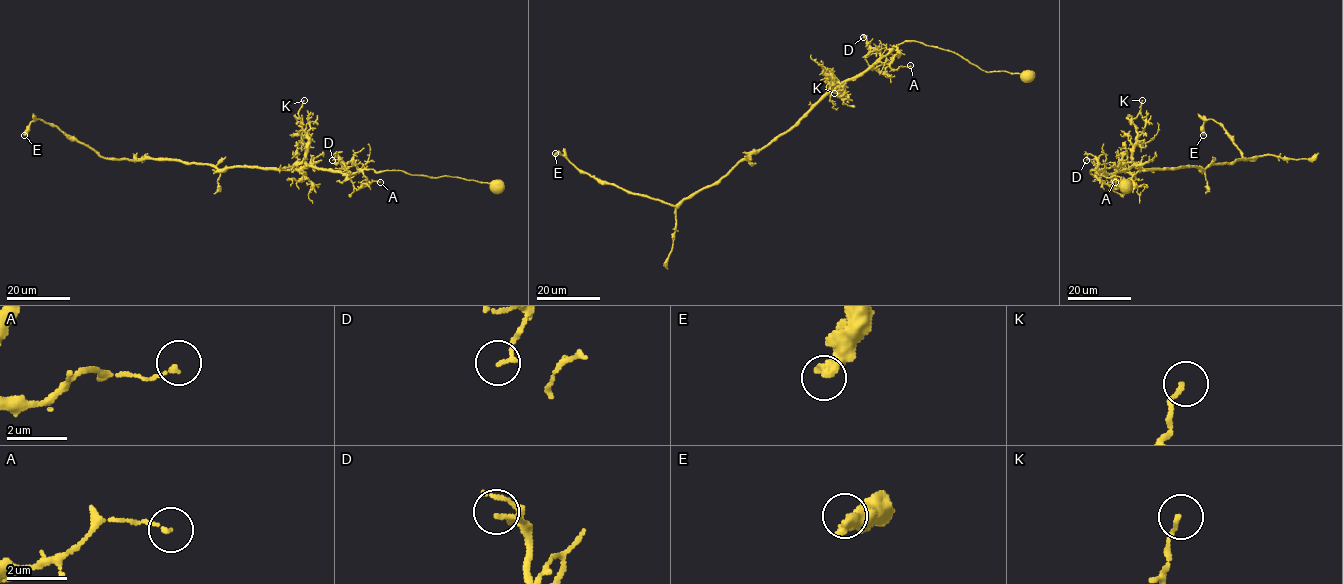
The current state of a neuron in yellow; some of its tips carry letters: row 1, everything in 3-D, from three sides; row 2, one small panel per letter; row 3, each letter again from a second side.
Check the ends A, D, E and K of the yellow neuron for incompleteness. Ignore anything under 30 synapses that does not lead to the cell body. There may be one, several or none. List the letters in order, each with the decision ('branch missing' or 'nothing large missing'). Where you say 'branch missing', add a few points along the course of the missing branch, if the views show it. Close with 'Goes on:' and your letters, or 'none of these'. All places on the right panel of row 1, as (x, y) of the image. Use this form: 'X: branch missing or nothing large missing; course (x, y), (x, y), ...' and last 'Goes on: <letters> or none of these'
A: nothing large missing
D: nothing large missing
E: nothing large missing
K: nothing large missing
Goes on: none of these

